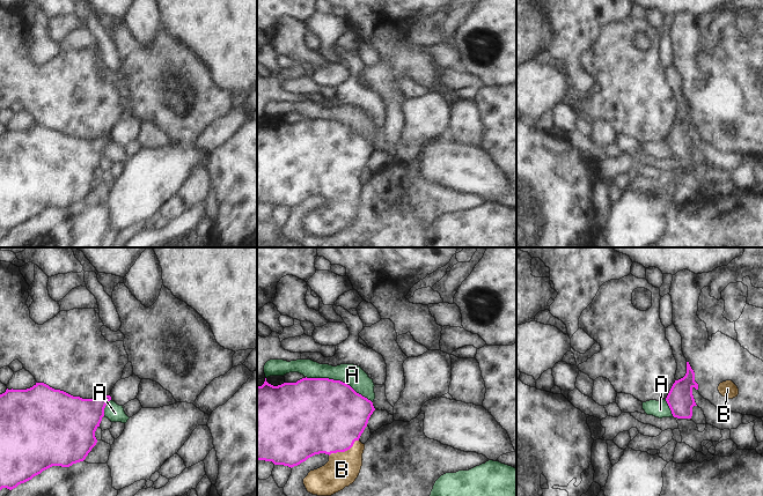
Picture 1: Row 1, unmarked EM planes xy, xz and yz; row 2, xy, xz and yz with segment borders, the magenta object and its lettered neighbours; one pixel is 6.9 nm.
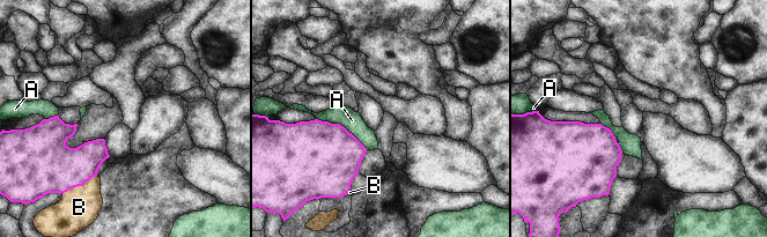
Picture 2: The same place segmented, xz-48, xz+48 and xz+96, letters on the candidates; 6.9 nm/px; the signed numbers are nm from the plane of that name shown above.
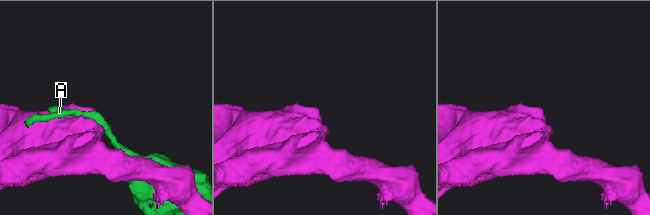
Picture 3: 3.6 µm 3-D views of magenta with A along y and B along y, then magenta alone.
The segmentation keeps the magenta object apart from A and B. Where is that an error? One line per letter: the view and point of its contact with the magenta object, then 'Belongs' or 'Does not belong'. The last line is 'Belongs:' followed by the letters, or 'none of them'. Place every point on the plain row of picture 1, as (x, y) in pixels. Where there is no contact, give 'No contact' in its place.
A: Touches magenta at xz (339, 121). Does not belong
B: Touches magenta at xz (344, 192). Belongs
Belongs: B.

